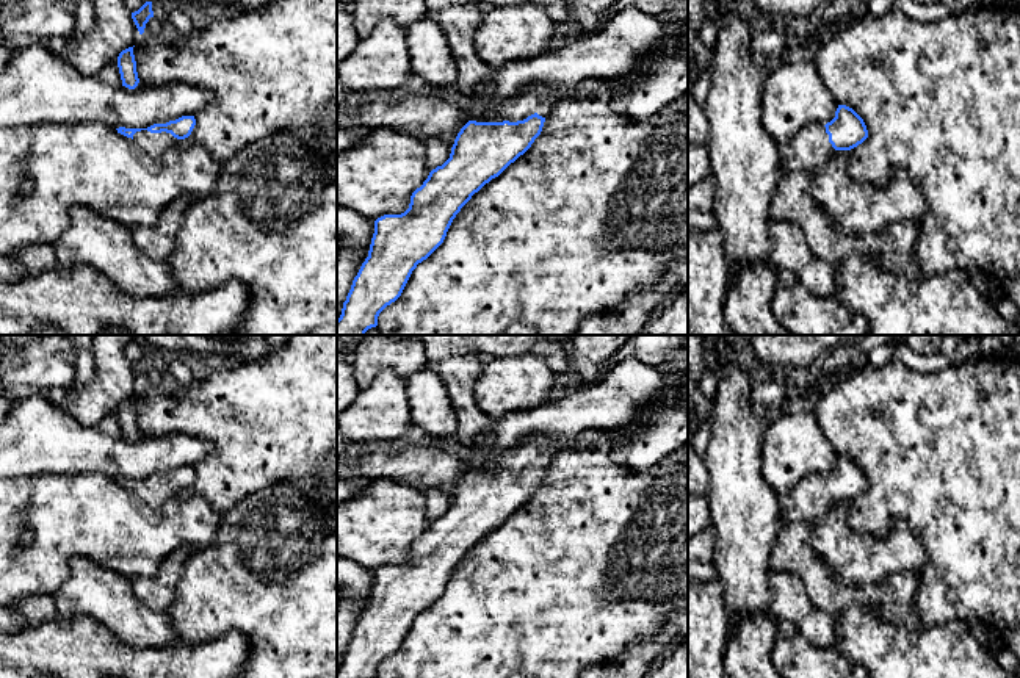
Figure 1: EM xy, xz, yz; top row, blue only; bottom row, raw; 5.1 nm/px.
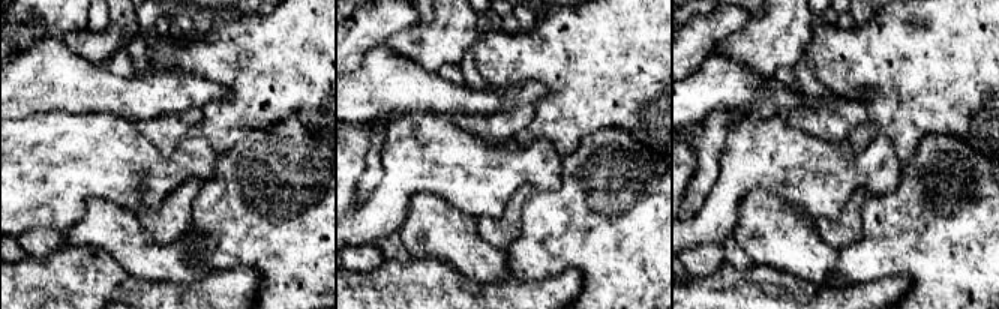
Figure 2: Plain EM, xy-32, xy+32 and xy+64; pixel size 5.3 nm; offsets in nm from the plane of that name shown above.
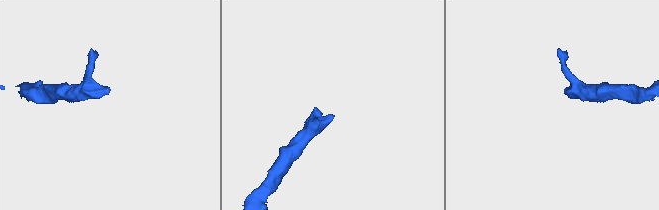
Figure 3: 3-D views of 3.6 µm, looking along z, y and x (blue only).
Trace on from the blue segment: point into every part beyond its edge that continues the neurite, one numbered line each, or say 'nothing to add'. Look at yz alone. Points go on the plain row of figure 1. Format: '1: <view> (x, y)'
1: yz (806, 501)

